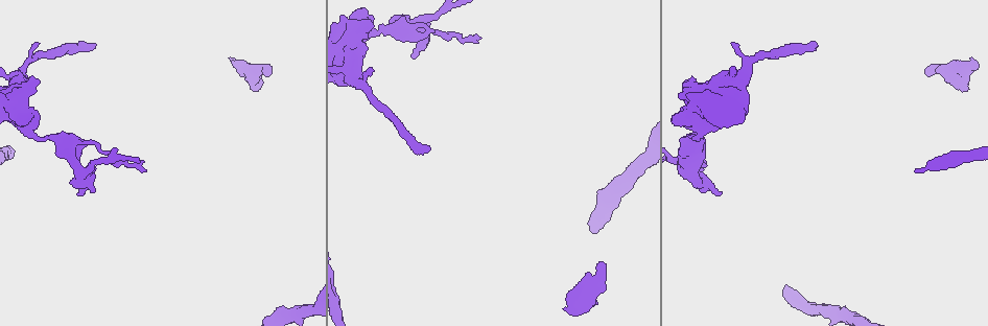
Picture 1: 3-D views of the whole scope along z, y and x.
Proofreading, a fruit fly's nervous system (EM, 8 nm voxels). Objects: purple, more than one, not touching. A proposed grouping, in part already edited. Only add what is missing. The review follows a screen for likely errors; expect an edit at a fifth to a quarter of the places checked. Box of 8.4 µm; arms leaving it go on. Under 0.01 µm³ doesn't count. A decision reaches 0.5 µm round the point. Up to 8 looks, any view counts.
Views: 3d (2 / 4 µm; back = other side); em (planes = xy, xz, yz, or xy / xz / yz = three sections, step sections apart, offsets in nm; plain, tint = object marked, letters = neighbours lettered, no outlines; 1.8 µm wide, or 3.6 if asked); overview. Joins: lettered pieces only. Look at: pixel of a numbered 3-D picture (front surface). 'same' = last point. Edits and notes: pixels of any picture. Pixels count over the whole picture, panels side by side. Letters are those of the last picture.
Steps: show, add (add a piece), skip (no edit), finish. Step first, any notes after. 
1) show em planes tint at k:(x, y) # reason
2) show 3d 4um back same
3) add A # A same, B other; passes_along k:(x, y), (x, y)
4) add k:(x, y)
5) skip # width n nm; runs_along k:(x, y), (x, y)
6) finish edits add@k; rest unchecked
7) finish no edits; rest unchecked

show em planes letters at 1:(372, 67) # thin end

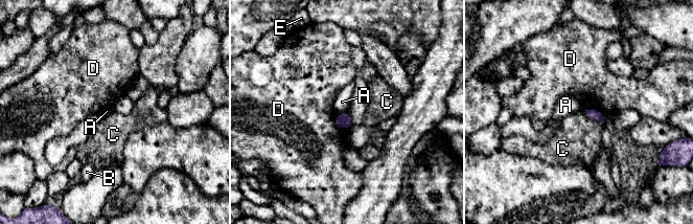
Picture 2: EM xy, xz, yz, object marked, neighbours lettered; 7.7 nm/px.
skip # width 80 nm; A other, B other, C other, D other, E other; border 2:(582, 111), (587, 116), (603, 122); no lettered piece goes on from it

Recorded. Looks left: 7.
show em 3.6um planes letters at 1:(927, 70) # free end

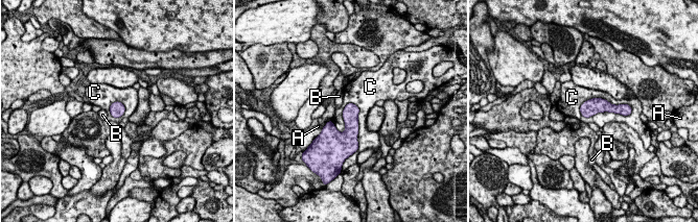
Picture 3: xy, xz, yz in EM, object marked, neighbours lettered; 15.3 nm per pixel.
skip # A other, B other, C other; border 3:(348, 102), (358, 108), (358, 144); no lettered piece goes on from it

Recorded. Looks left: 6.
show em xz step 4 tint at 1:(696, 174) # abrupt turn

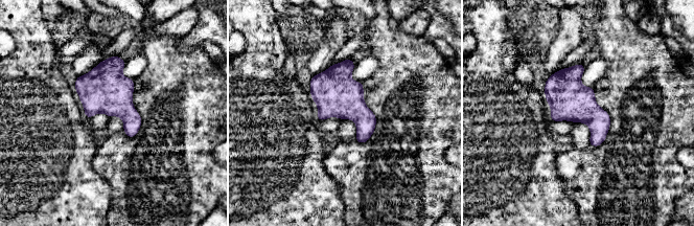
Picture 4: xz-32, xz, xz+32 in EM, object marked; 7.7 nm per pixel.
show em planes letters same

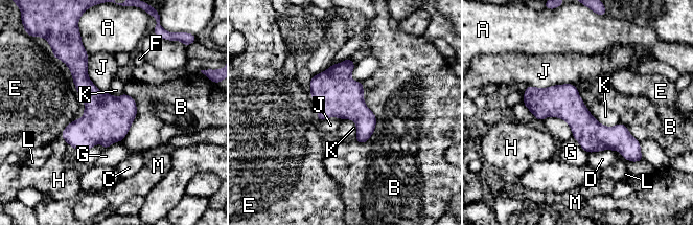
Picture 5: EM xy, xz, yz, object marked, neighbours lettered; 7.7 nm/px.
skip # longest_contact B 480 nm; A other, B other, C other, D other, E other, F other, G other, H other, J other, K other, L other, M other; none of them fits

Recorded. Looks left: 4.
show 3d 4um at 1:(17, 107) # calibre changes

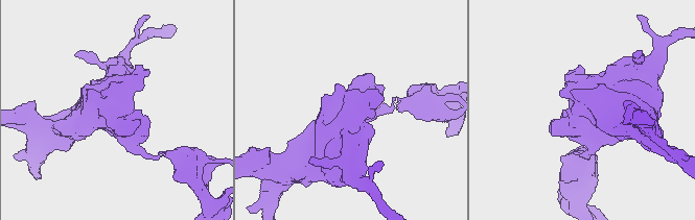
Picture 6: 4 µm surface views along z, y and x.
show em 3.6um planes plain at 6:(118, 106)

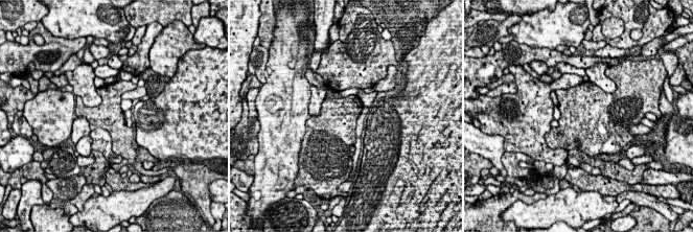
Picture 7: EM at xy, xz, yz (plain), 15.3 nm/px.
show em 3.6um planes letters same

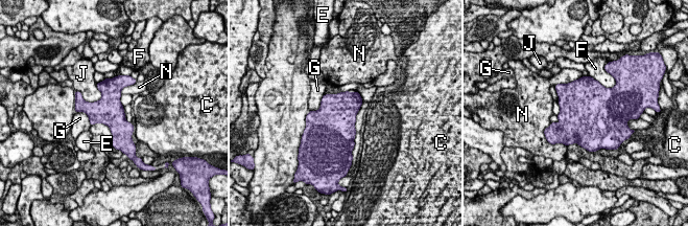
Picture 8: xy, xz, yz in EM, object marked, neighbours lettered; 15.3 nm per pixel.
skip # C other, E other, F other, G other, J other, N other; border 8:(97, 83), (101, 96), (86, 102); none of them fits

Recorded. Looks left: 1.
finish no edits; rest unchecked

